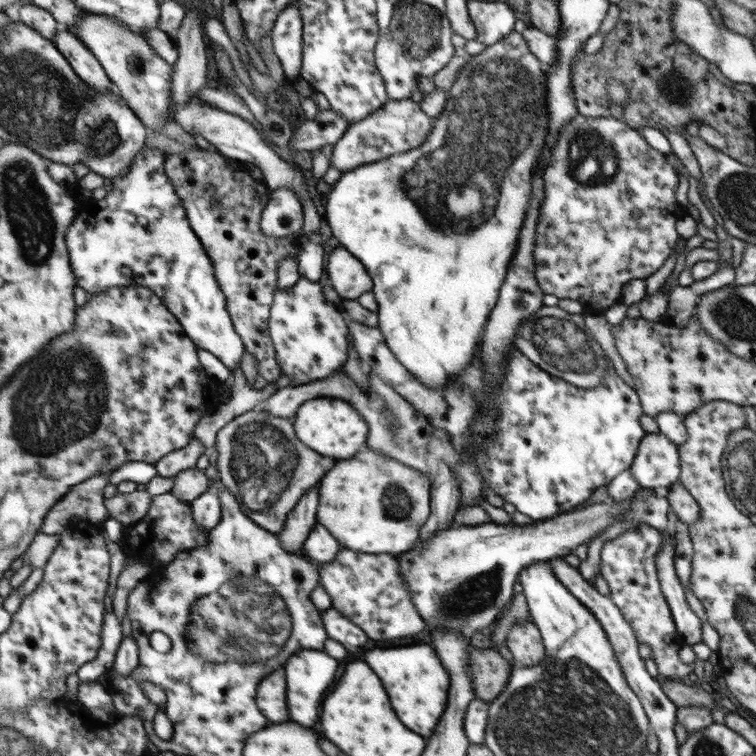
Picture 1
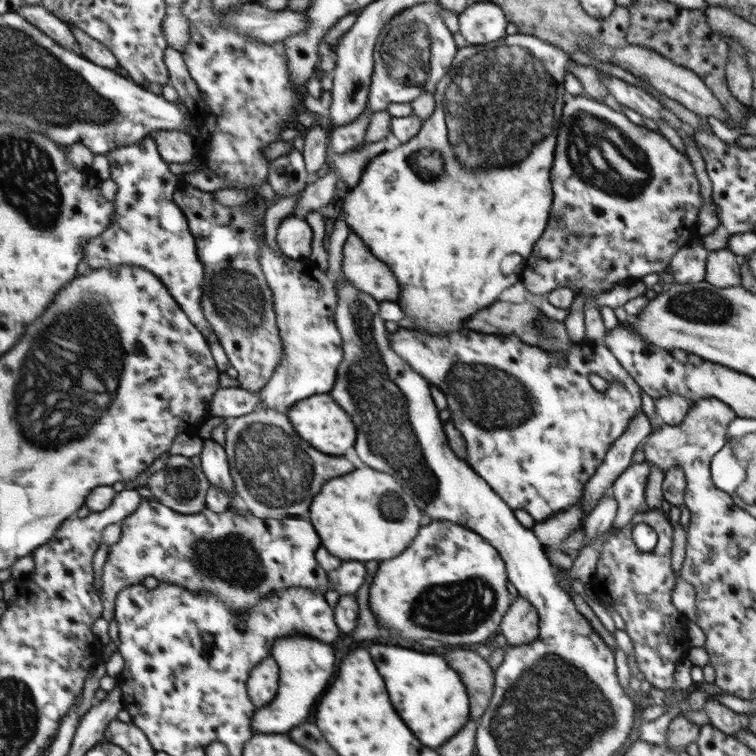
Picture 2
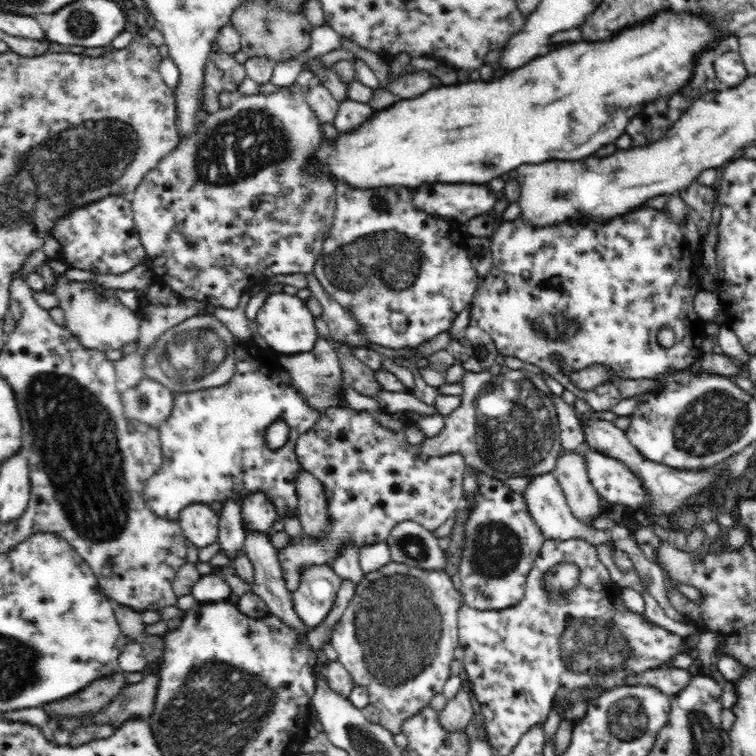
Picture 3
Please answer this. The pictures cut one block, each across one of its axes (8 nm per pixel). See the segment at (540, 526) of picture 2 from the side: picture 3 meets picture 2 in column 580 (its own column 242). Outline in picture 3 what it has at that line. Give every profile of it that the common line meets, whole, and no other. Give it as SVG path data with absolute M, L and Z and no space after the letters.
M257 492L243 497L242 501L242 525L244 528L260 531L271 536L275 531L272 525L279 520L276 507L262 492Z

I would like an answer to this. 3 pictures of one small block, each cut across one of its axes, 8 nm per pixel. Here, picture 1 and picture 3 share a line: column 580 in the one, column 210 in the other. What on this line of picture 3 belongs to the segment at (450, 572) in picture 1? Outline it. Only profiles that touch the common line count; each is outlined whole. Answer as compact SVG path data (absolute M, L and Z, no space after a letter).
M191 504L180 511L177 523L192 544L203 549L216 542L219 535L219 516L209 505Z

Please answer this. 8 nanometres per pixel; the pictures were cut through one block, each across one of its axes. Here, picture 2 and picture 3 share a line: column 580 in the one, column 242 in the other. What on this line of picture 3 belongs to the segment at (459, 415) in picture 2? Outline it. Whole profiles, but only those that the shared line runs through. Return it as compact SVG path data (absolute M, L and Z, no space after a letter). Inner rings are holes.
M245 343L238 347L236 350L236 356L237 364L234 376L232 376L226 384L214 388L196 390L196 392L172 392L173 406L171 416L166 421L163 421L157 429L157 432L160 434L163 463L160 470L147 480L143 488L143 494L140 494L145 500L147 507L160 518L176 521L179 517L180 511L188 505L198 503L209 505L214 502L214 500L223 503L225 500L233 499L234 497L243 500L243 497L257 492L262 492L268 497L268 500L272 502L274 507L276 507L276 513L278 513L280 519L285 518L288 513L297 512L298 495L295 487L295 478L299 475L299 470L302 466L298 462L297 454L295 453L296 440L298 440L298 436L309 432L316 425L316 422L322 418L322 412L318 412L315 408L310 408L307 400L304 400L304 397L299 394L295 389L295 386L293 386L288 371L284 367L281 367L278 361L272 360L270 356L264 356L262 350L257 348L254 344ZM276 420L282 420L288 424L288 427L290 428L290 436L288 436L288 440L286 440L286 444L284 444L282 448L272 450L271 448L268 448L268 445L265 443L264 435L266 434L266 430L268 430L268 426L276 422Z

